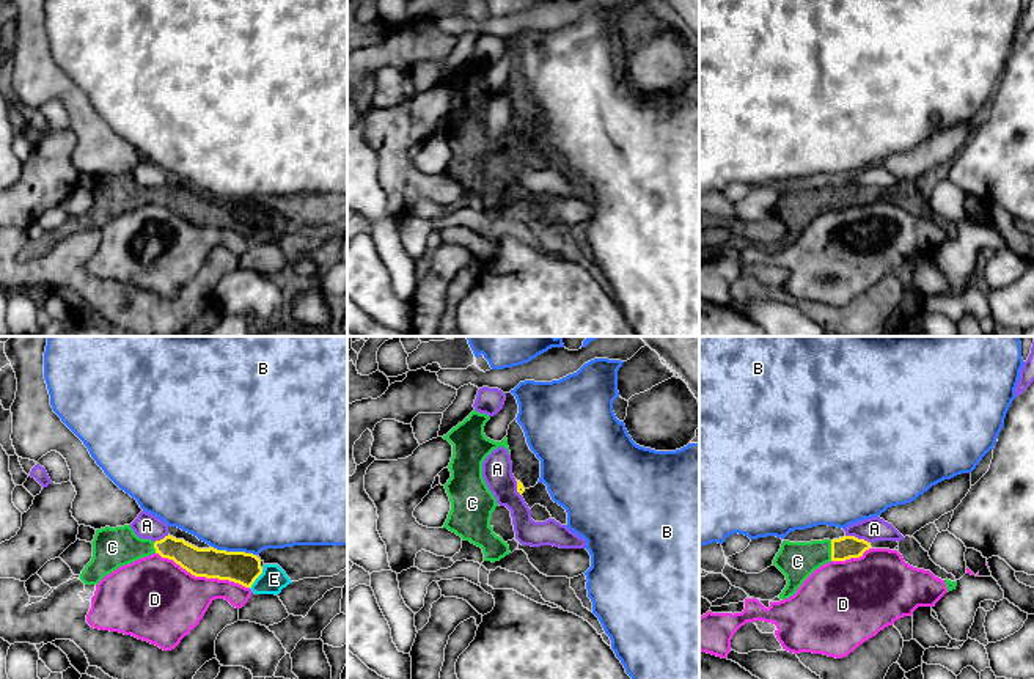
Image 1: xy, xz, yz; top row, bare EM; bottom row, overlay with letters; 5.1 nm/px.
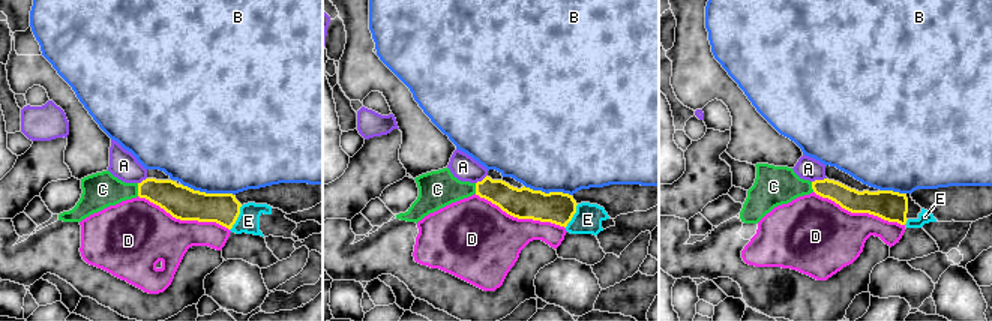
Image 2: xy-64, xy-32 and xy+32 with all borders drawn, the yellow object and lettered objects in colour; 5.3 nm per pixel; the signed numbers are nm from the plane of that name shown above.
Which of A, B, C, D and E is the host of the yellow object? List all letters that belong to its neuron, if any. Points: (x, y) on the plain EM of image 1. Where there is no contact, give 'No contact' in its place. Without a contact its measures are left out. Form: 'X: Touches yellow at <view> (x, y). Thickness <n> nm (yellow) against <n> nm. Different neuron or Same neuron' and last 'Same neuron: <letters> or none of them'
A: Touches yellow at yz (857, 186). Thickness 120 nm (yellow) against 120 nm. Different neuron
B: Touches yellow at xy (233, 200). Thickness 160 nm (yellow) against 500 nm. Different neuron
C: Touches yellow at yz (832, 198). Thickness 120 nm (yellow) against 190 nm. Same neuron
D: Touches yellow at xy (203, 223). Thickness 160 nm (yellow) against 400 nm. Different neuron
E: Touches yellow at xy (256, 225). Thickness 160 nm (yellow) against 140 nm. Same neuron
Same neuron: C, E

